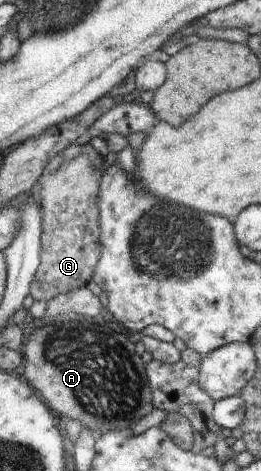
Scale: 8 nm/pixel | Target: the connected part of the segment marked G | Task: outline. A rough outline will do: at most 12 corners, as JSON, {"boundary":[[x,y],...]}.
{"boundary":[[90,143],[49,160],[33,300],[87,287],[101,258]]}

